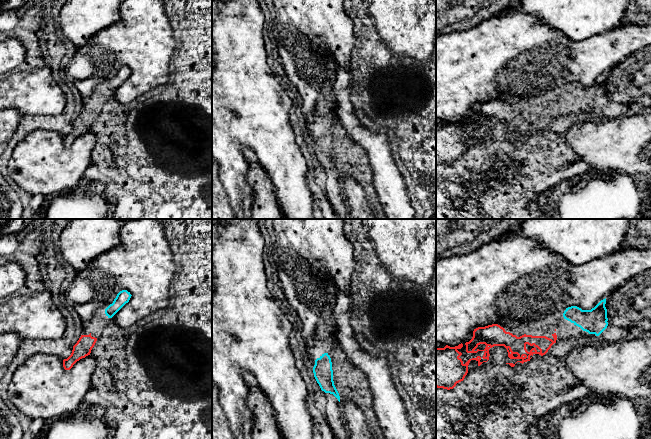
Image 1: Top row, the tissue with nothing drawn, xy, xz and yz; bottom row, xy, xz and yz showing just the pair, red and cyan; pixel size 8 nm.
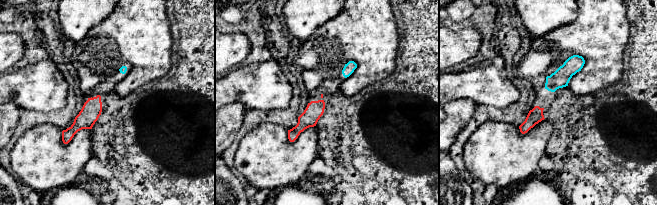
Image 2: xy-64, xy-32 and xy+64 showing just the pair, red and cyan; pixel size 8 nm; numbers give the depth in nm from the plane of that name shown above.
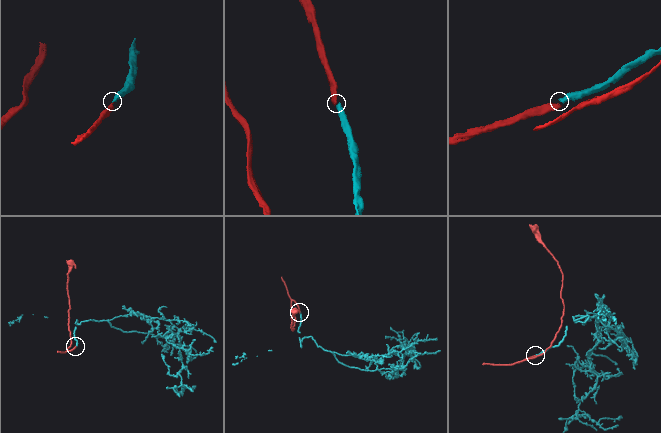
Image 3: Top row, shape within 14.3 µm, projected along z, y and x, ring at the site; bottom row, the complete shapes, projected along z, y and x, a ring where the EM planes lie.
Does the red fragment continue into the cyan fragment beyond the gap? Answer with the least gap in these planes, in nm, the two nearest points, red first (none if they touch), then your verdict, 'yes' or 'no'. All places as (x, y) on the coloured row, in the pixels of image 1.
110 nm | yz (555, 329), (564, 318) | yes

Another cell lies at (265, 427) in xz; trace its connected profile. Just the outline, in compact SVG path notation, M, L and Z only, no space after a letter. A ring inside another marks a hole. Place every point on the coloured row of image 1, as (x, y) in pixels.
M247 373L243 377L250 388L248 407L254 415L251 439L283 439L275 420L275 412L256 385L255 378Z

